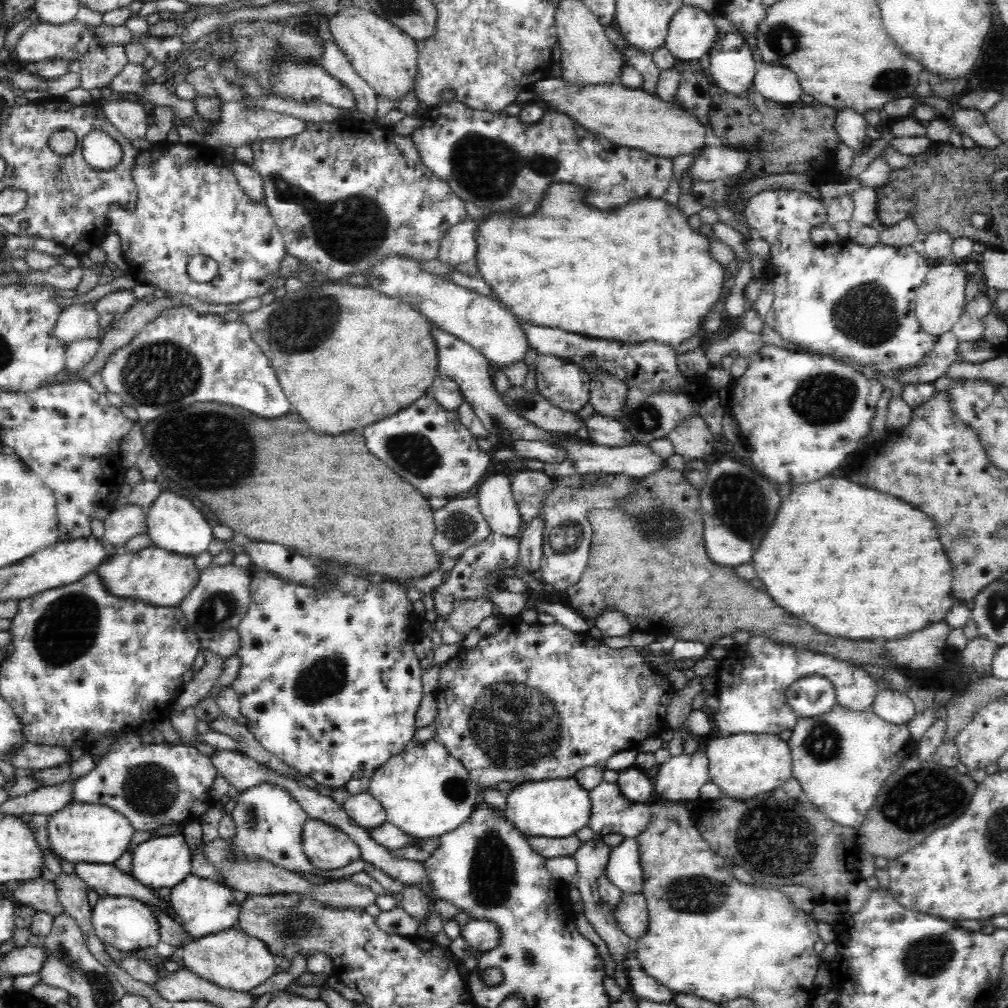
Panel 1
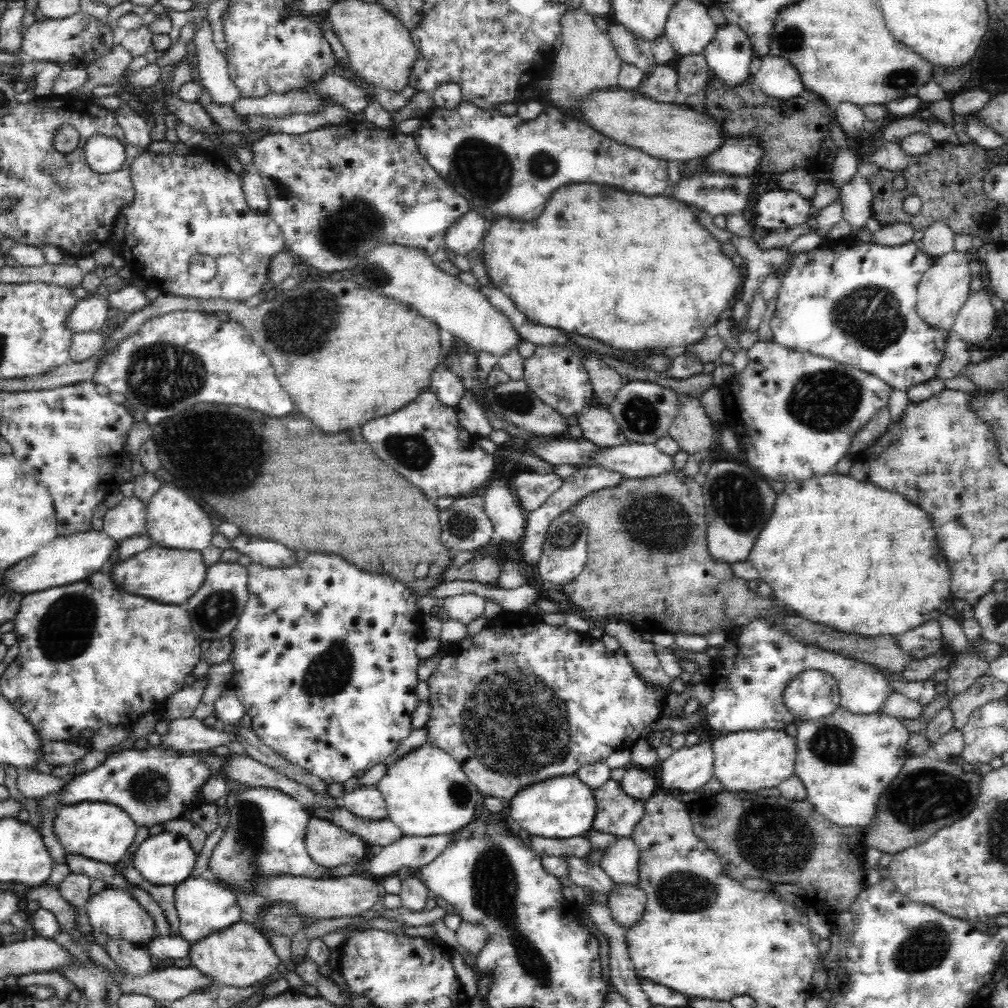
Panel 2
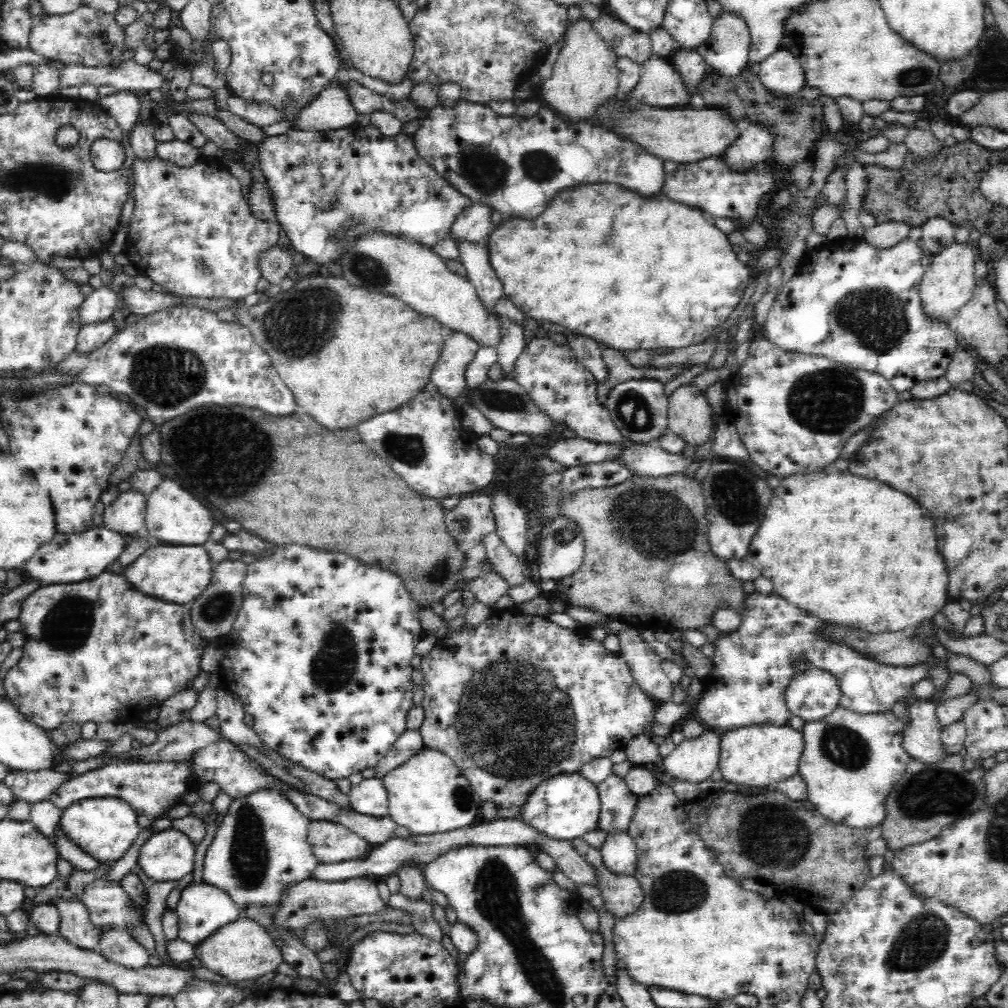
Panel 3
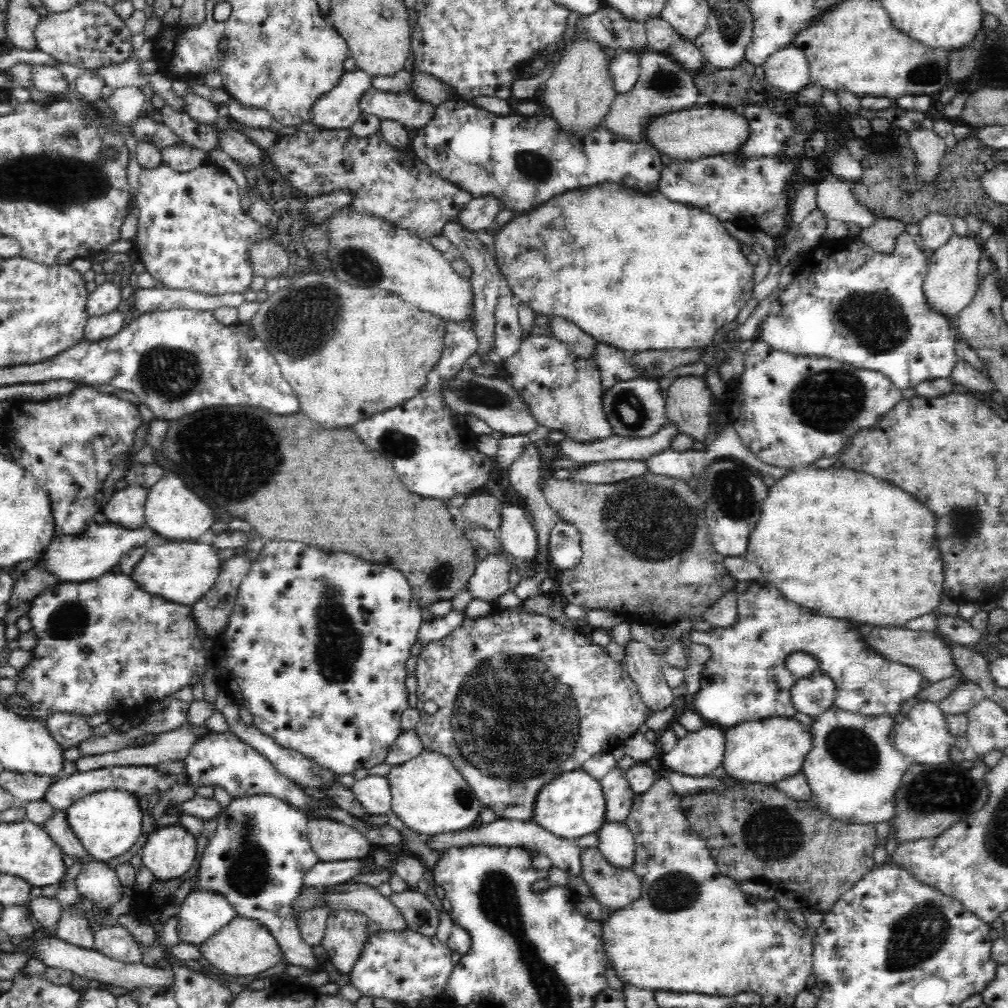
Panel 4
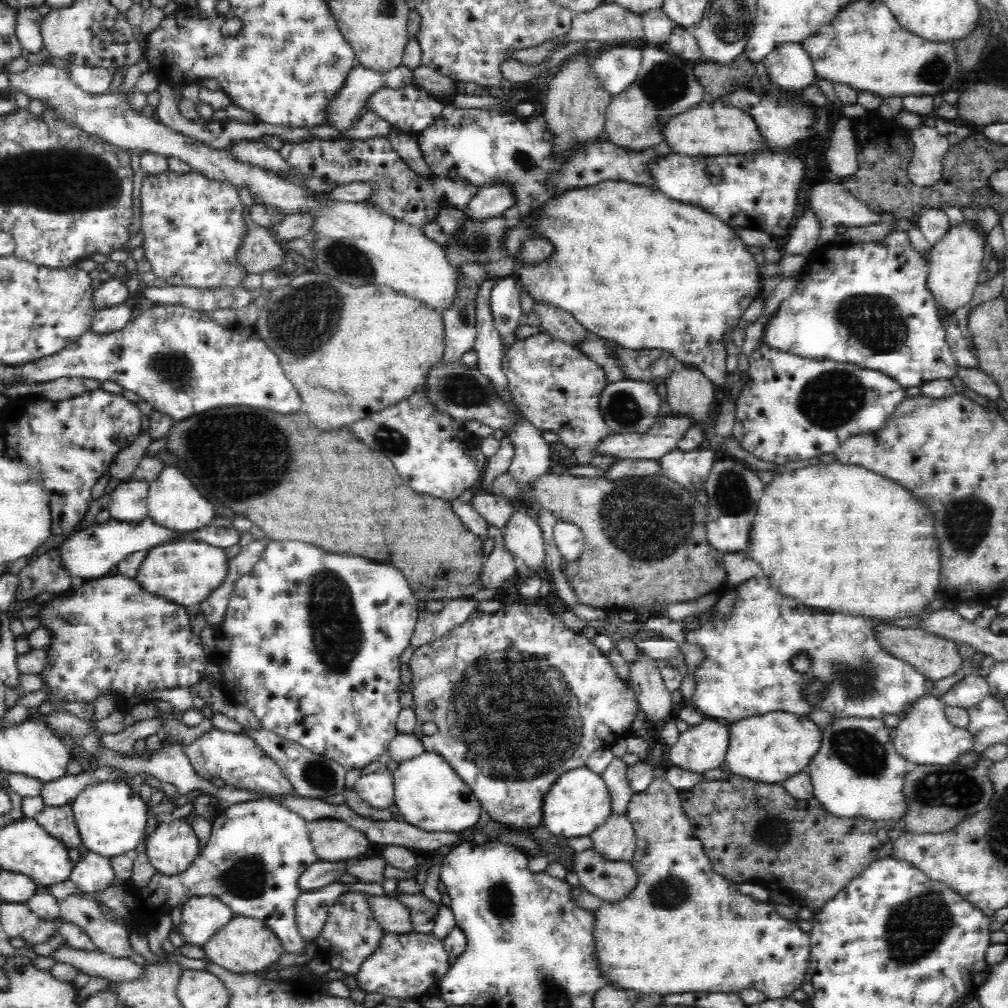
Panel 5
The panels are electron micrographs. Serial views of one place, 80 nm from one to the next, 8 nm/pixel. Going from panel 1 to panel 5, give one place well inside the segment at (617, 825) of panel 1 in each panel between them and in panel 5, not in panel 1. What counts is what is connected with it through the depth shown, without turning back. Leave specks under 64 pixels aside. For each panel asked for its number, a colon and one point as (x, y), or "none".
2: (616, 813)
3: (617, 804)
4: (618, 795)
5: (615, 776)

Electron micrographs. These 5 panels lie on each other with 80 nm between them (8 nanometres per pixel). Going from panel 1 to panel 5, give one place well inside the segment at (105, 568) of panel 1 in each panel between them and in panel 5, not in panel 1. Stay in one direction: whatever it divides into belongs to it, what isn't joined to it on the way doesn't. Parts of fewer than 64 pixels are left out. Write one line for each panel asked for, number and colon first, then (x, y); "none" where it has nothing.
2: (164, 575)
3: (176, 574)
4: (179, 571)
5: (185, 571)

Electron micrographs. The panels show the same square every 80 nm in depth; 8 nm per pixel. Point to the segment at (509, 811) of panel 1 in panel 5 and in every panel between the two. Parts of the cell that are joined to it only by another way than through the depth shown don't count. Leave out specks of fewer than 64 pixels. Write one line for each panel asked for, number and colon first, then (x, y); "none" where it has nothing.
2: (561, 807)
3: (566, 806)
4: (571, 805)
5: (577, 803)

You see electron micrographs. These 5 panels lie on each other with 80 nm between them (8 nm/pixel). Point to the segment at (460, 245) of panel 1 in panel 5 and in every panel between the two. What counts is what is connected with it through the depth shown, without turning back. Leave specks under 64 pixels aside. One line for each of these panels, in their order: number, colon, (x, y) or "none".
2: (464, 237)
3: (473, 225)
4: (478, 215)
5: (489, 201)

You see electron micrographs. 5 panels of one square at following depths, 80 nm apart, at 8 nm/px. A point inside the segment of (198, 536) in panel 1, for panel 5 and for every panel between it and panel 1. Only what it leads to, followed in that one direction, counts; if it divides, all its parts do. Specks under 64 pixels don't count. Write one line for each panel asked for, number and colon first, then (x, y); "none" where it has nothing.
2: (174, 520)
3: (172, 516)
4: (172, 511)
5: (172, 502)

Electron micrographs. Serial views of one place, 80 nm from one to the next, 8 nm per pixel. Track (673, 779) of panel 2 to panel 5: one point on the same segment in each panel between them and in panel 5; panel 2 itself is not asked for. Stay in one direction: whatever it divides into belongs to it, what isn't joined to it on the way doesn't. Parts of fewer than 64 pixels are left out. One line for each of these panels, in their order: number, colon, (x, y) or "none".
3: (693, 761)
4: (697, 755)
5: (702, 748)

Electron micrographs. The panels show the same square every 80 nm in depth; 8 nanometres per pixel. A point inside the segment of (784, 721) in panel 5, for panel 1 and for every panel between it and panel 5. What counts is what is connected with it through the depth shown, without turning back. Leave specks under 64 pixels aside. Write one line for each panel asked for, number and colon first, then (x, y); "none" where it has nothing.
1: (742, 765)
2: (745, 761)
3: (764, 755)
4: (766, 751)

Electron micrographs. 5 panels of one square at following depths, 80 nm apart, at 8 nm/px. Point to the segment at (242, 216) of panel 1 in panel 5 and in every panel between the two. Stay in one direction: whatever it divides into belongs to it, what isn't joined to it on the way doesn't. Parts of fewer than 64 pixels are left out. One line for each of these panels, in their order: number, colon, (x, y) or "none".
2: (190, 204)
3: (192, 233)
4: (192, 233)
5: (192, 226)

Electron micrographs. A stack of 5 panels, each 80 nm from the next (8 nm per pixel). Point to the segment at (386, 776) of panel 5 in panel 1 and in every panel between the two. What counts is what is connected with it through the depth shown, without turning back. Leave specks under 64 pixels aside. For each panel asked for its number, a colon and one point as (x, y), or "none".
1: (366, 811)
2: (366, 802)
3: (369, 797)
4: (372, 792)

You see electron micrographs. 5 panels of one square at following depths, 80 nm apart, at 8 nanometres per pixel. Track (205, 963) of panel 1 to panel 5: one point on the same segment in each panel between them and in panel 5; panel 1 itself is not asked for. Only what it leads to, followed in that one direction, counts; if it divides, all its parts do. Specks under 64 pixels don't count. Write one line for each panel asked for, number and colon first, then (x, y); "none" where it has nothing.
2: (240, 956)
3: (242, 950)
4: (244, 947)
5: (246, 944)

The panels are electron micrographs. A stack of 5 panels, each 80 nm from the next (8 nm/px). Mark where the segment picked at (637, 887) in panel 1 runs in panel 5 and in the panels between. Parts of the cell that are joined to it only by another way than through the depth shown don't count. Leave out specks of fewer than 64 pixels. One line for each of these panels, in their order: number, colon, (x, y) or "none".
2: (620, 862)
3: (619, 853)
4: (616, 843)
5: (615, 840)

